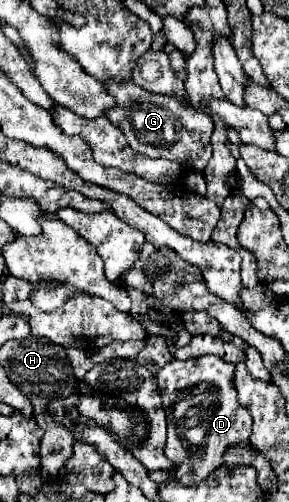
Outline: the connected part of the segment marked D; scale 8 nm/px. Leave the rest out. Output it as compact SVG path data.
M217 356L171 360L157 372L157 384L163 394L169 430L163 452L175 468L155 472L149 470L151 480L161 484L169 476L175 476L175 480L185 486L199 484L223 464L223 454L227 448L249 442L253 420L249 410L237 400L233 372L233 364L225 364L225 360Z

